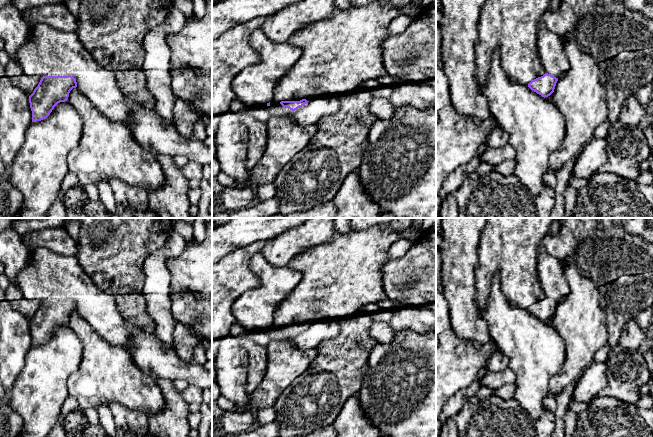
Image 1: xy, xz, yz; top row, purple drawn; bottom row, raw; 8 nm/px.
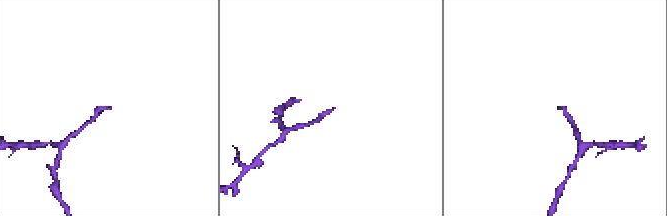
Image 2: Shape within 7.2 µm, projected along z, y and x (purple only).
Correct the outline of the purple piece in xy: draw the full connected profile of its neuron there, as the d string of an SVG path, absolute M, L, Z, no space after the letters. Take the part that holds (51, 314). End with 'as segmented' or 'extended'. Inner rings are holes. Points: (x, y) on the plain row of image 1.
M71 299L43 300L29 320L32 346L47 342L58 327L67 325L70 315L76 311L76 303Z; as segmented

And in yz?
M487 218L481 231L478 262L475 267L475 300L480 315L486 310L491 278L498 273L501 289L507 300L527 309L542 321L550 320L558 302L545 296L537 273L537 256L543 238L554 218Z; extended

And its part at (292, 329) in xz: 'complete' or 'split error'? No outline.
split error

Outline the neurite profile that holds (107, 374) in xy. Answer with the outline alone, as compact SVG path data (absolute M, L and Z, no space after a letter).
M77 311L70 315L67 326L73 330L83 345L82 359L79 368L70 375L67 381L69 395L77 400L81 410L87 408L97 409L101 405L108 406L111 403L118 403L132 411L152 415L164 409L165 398L161 388L134 364L130 354L125 348L109 344L77 313Z

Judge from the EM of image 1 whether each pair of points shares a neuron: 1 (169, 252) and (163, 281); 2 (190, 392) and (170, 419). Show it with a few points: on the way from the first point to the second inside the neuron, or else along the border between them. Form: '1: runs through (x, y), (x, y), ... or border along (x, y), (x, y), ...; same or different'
1: runs through (162, 259), (162, 274); same
2: border along (179, 392), (190, 411); different

